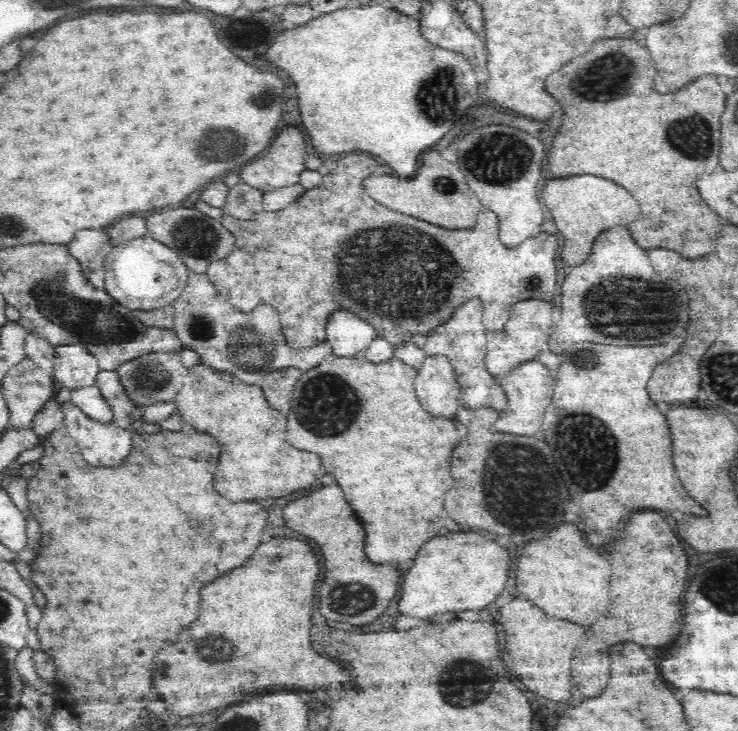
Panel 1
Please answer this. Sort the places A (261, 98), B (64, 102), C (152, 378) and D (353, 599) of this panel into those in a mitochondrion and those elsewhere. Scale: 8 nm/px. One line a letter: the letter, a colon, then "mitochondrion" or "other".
A: mitochondrion
B: other
C: mitochondrion
D: mitochondrion

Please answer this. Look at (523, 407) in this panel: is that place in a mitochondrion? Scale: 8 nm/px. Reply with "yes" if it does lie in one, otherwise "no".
no

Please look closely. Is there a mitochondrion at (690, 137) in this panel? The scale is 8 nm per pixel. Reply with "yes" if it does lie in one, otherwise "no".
yes

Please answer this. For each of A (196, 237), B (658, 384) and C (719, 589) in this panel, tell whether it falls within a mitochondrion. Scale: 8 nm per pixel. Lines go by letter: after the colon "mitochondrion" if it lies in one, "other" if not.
A: mitochondrion
B: other
C: mitochondrion

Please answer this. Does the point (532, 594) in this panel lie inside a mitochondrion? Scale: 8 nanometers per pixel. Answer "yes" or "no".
no

